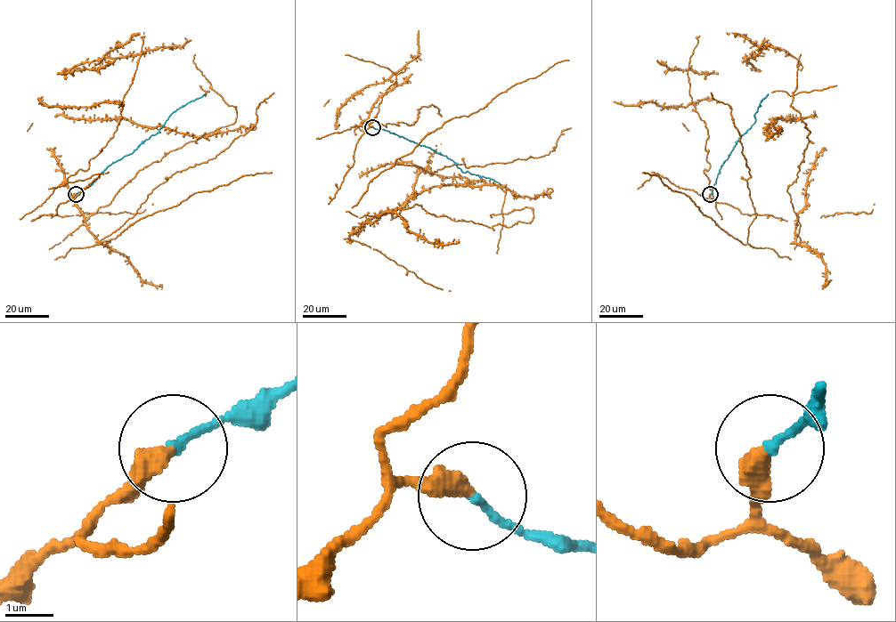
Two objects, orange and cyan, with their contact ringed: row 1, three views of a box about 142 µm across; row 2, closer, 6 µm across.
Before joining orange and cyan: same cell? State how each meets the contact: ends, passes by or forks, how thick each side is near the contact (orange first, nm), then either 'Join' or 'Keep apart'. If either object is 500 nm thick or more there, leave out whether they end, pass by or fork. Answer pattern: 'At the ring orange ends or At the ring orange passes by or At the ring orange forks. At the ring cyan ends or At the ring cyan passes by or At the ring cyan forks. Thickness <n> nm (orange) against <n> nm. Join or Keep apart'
At the ring orange ends. At the ring cyan ends. Thickness 400 nm (orange) against 180 nm. Join

